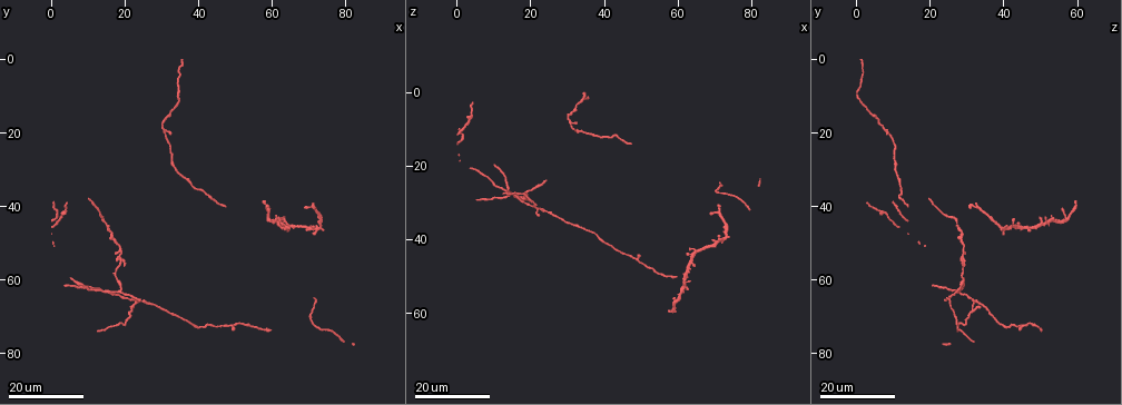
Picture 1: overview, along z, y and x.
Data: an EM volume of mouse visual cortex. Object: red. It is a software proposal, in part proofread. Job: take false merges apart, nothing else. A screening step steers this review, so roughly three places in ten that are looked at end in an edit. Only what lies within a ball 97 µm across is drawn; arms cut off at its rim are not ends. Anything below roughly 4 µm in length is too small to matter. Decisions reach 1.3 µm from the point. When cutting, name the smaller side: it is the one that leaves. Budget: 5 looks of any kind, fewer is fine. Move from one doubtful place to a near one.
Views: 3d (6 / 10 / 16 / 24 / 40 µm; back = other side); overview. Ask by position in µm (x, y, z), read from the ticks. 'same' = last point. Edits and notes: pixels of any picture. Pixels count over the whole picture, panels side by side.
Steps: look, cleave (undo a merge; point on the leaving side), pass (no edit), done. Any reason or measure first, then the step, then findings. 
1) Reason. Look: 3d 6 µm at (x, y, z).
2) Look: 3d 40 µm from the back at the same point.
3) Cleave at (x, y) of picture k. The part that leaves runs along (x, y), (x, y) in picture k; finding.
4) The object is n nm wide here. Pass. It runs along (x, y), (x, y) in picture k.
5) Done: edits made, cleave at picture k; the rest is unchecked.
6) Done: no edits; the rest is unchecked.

Look: 3d 16 µm at (71.0, 72.0, 27.5).

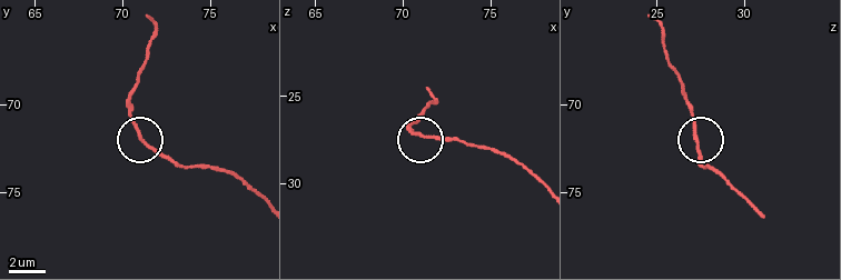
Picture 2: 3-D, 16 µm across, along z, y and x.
Zoom in. Look: 3d 10 µm at (71.0, 71.9, 27.2).

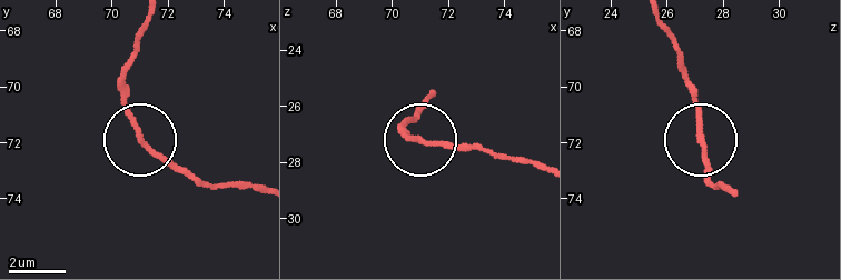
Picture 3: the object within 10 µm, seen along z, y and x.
The side arm is 9 µm long. Pass. One cell here.

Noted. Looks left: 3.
Arms part here. Look: 3d 24 µm at (63.0, 45.0, 46.0).

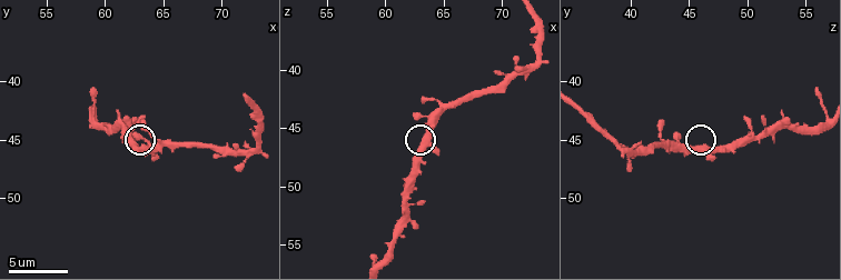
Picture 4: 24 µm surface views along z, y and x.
Look: 3d 10 µm at (63.2, 45.4, 46.4).

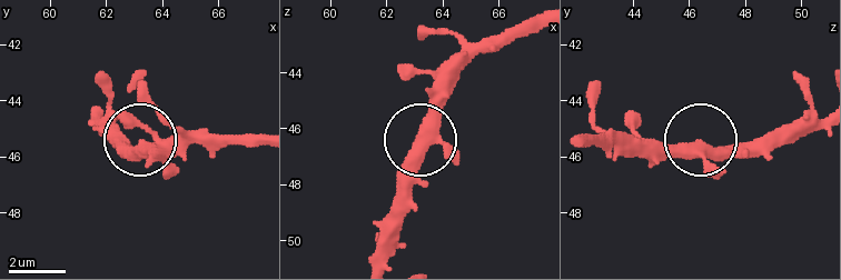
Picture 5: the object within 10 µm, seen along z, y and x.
The object is 360 nm wide here. Pass. All the same cell.

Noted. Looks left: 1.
Done: no edits; the rest is unchecked.

